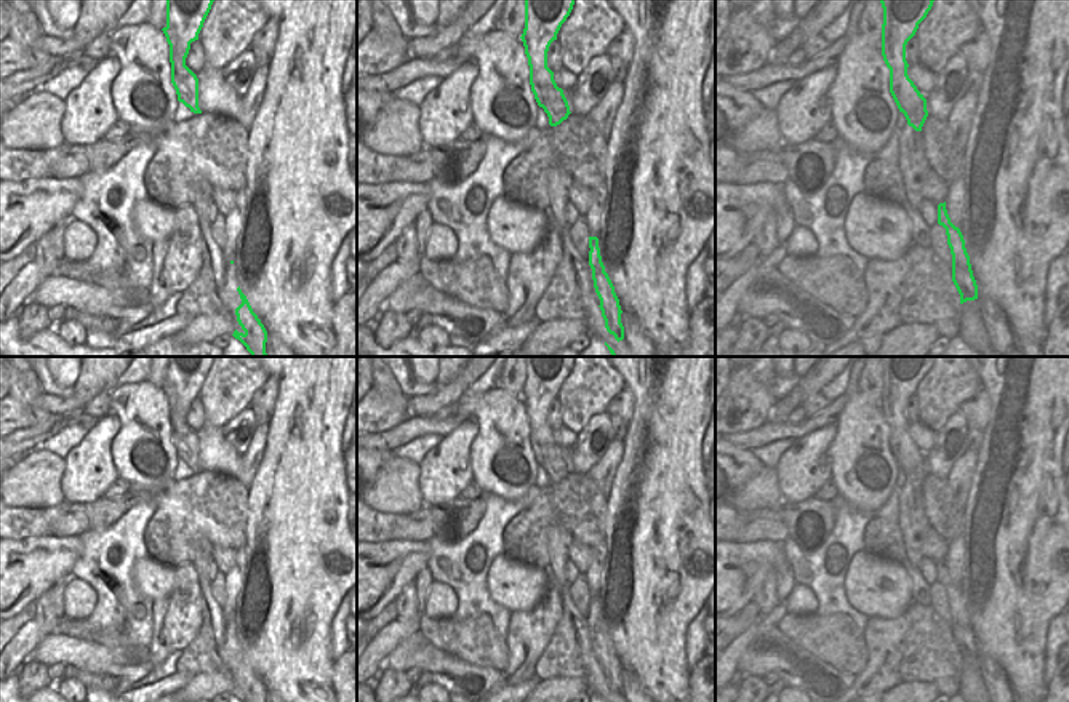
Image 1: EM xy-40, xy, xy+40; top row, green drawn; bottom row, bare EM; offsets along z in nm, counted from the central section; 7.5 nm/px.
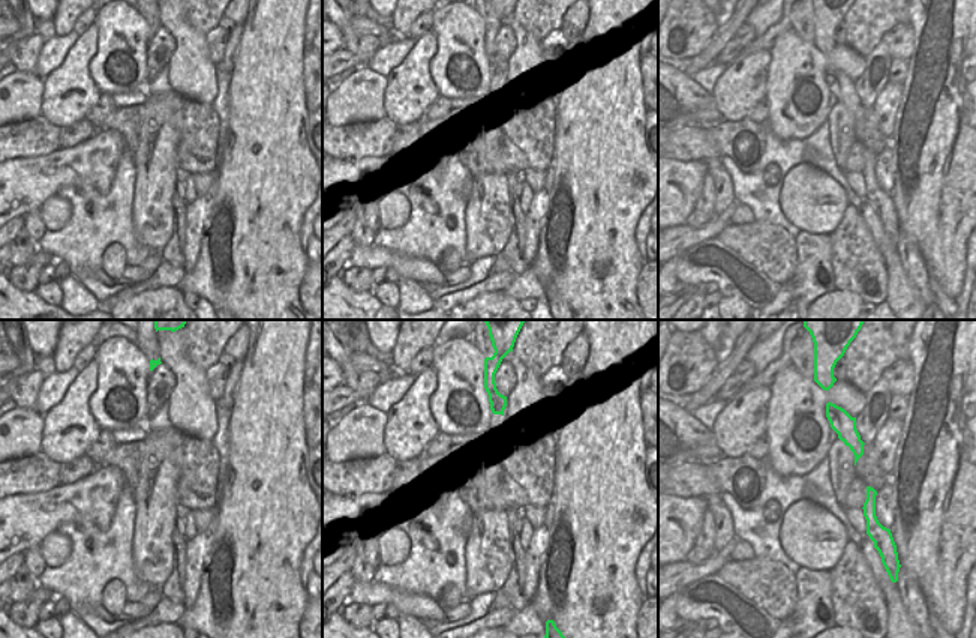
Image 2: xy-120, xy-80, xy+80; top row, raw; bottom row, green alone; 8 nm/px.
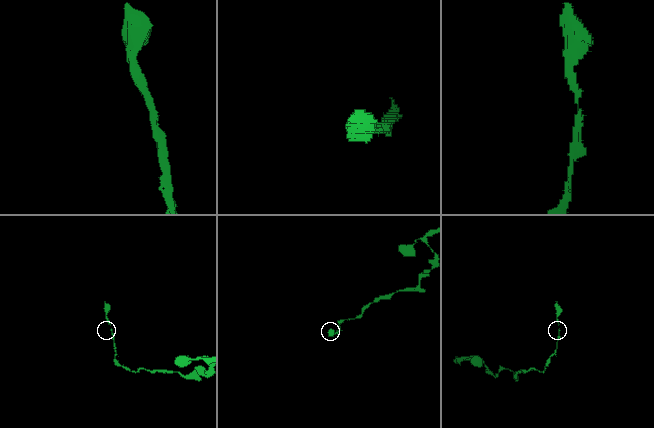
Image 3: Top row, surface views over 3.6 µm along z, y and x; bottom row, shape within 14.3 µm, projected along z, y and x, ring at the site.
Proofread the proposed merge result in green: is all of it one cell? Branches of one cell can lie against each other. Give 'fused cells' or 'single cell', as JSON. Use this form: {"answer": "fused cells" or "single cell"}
{"answer": "single cell"}

